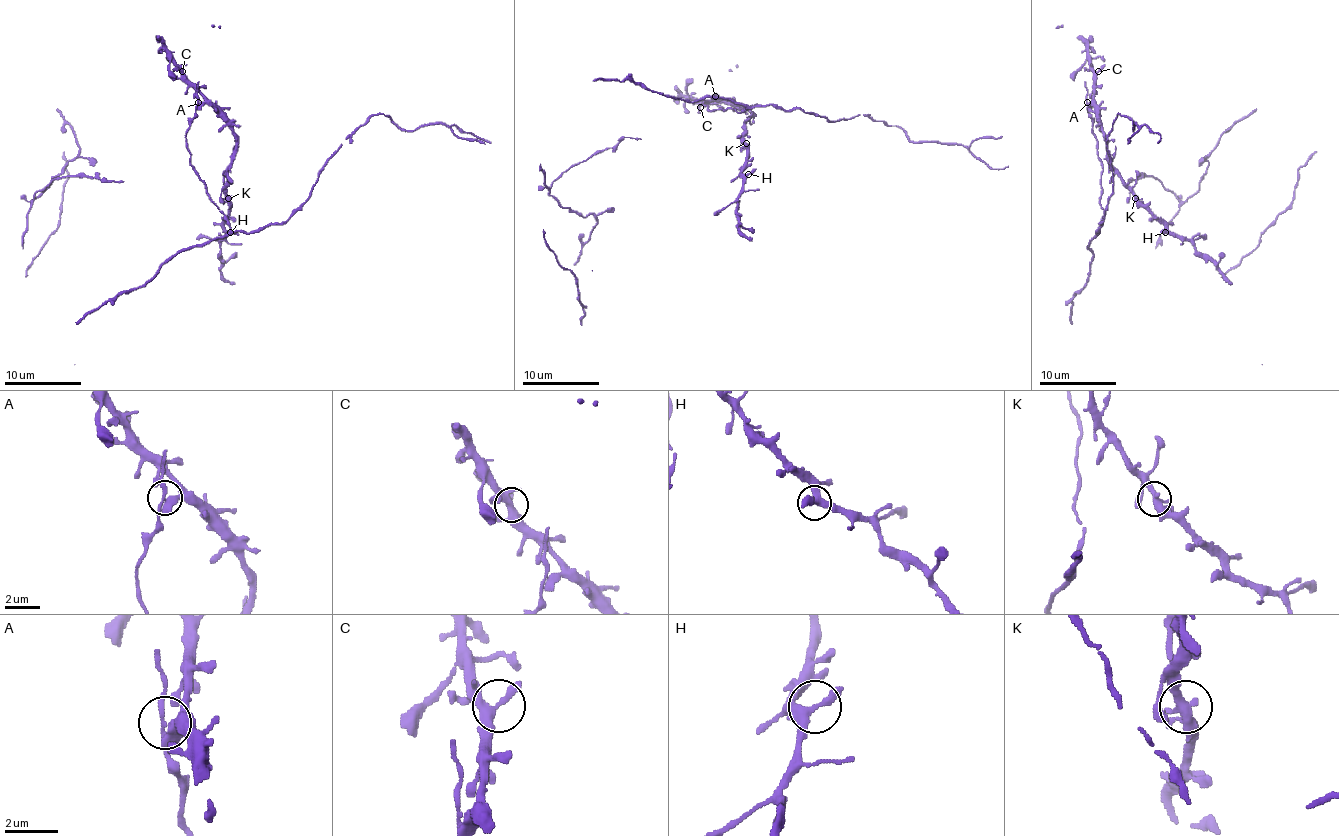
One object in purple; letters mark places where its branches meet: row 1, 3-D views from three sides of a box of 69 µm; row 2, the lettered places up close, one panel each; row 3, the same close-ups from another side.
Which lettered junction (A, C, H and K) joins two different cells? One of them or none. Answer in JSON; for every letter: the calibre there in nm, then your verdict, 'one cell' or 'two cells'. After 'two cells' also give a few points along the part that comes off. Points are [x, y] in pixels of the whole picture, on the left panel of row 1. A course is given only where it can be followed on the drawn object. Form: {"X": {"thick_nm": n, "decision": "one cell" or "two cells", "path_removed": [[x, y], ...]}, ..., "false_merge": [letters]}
{"A": {"thick_nm": 320, "decision": "one cell"}, "C": {"thick_nm": 340, "decision": "one cell"}, "H": {"thick_nm": 320, "decision": "one cell"}, "K": {"thick_nm": 320, "decision": "one cell"}, "false_merge": []}

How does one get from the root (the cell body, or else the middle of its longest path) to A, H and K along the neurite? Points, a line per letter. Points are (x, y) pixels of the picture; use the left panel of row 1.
A: (190, 165), (186, 133), (198, 102)
H: (190, 165), (186, 142), (190, 119), (209, 104), (236, 140), (226, 186), (228, 221), (224, 229), (230, 232)
K: (190, 165), (186, 142), (190, 119), (209, 104), (236, 140), (236, 156), (228, 169), (228, 198)

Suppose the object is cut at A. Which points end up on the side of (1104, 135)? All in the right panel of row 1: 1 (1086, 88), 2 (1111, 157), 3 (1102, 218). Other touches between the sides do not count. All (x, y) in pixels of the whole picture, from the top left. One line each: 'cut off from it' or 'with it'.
1: cut off from it
2: with it
3: with it

